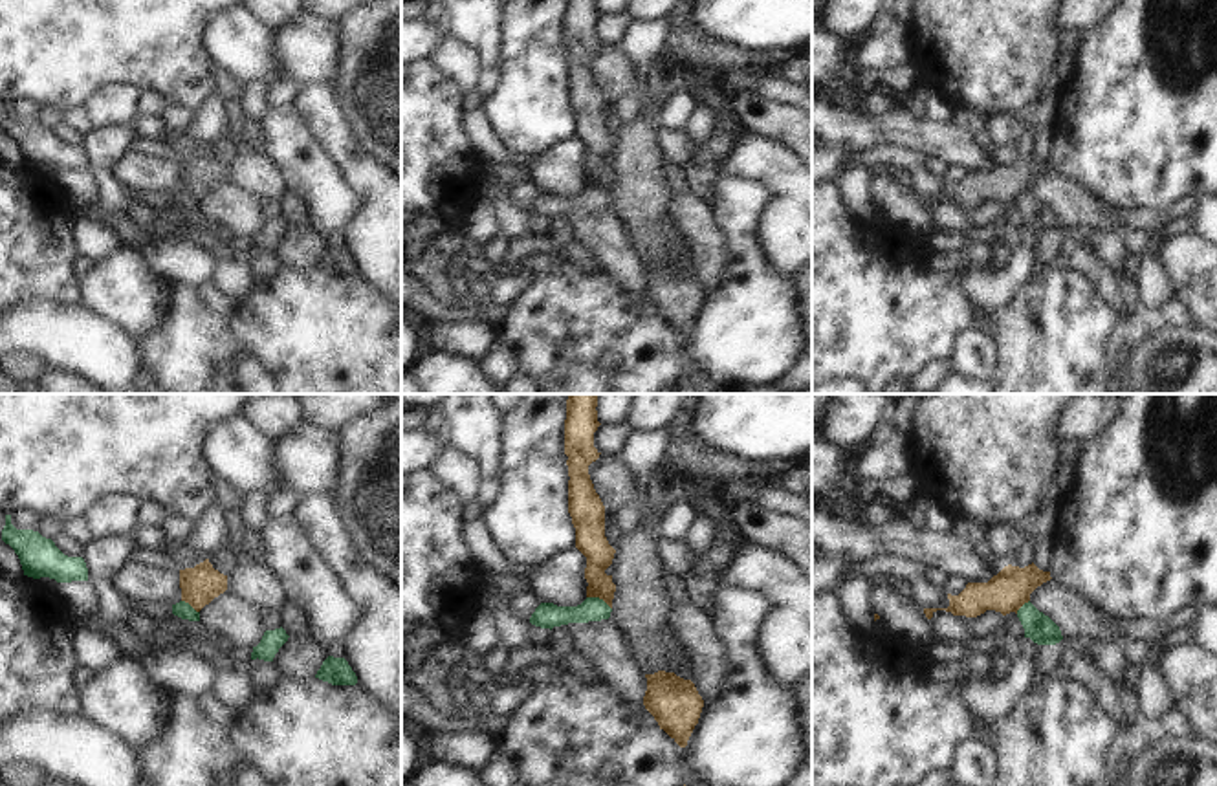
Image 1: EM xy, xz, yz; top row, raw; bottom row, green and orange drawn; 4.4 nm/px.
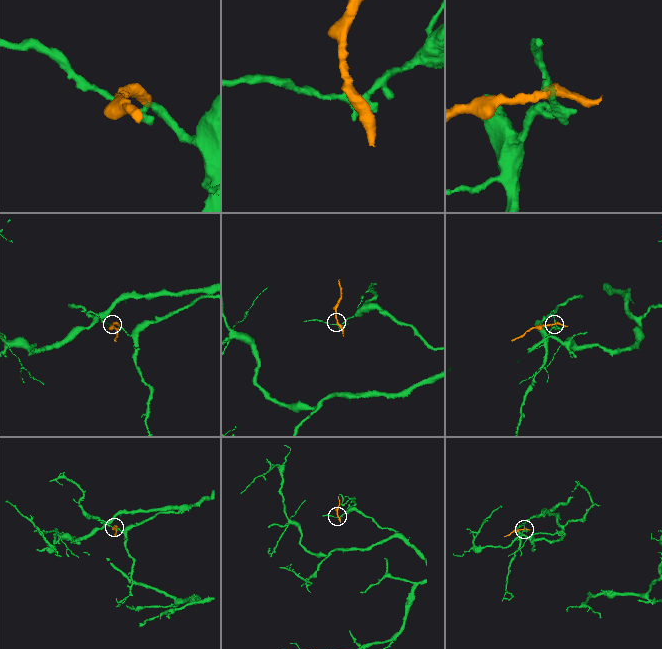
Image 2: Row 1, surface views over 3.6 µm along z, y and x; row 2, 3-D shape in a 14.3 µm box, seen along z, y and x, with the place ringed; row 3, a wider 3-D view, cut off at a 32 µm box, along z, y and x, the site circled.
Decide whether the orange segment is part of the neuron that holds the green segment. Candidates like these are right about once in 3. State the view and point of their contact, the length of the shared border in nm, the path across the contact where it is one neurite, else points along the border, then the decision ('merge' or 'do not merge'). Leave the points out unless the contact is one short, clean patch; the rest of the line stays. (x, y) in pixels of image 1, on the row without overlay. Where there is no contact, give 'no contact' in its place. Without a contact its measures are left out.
xz (598, 187) | 130 nm | along xz (587, 185), (598, 185), (611, 198) | do not merge

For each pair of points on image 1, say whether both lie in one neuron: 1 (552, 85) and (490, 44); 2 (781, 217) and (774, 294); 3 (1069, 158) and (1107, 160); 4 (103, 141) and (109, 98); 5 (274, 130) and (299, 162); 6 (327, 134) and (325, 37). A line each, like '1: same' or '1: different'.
1: different
2: different
3: same
4: different
5: same
6: different

